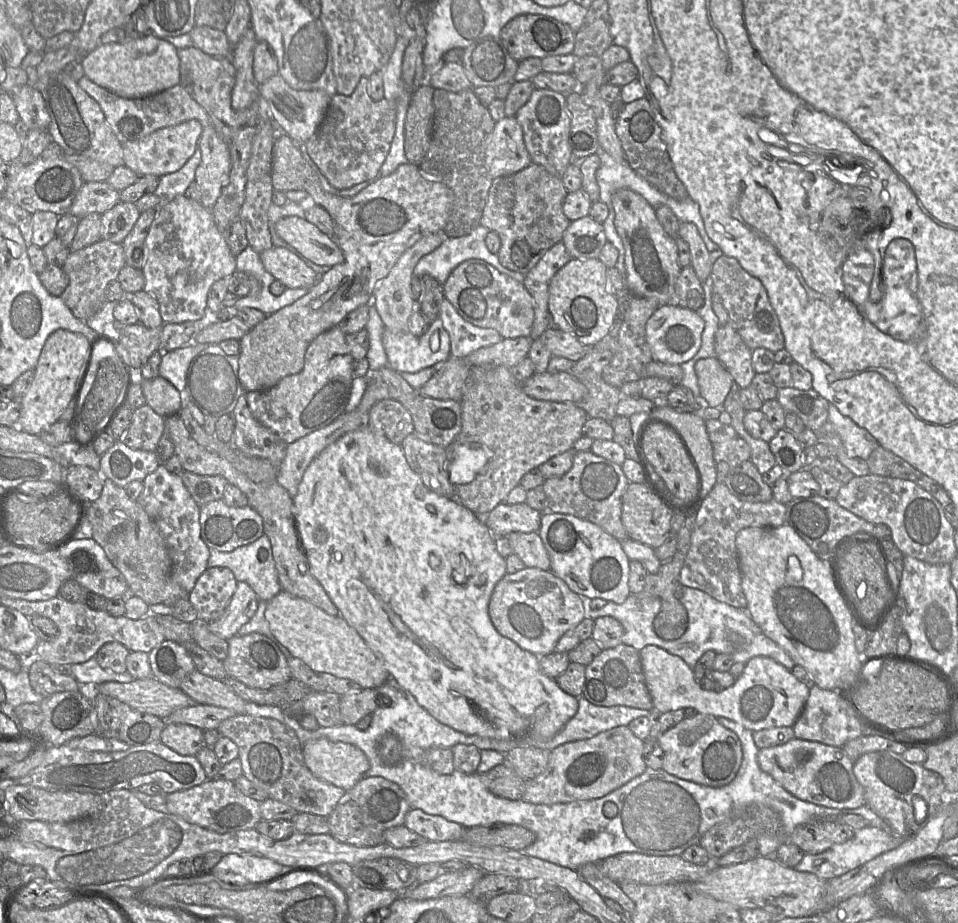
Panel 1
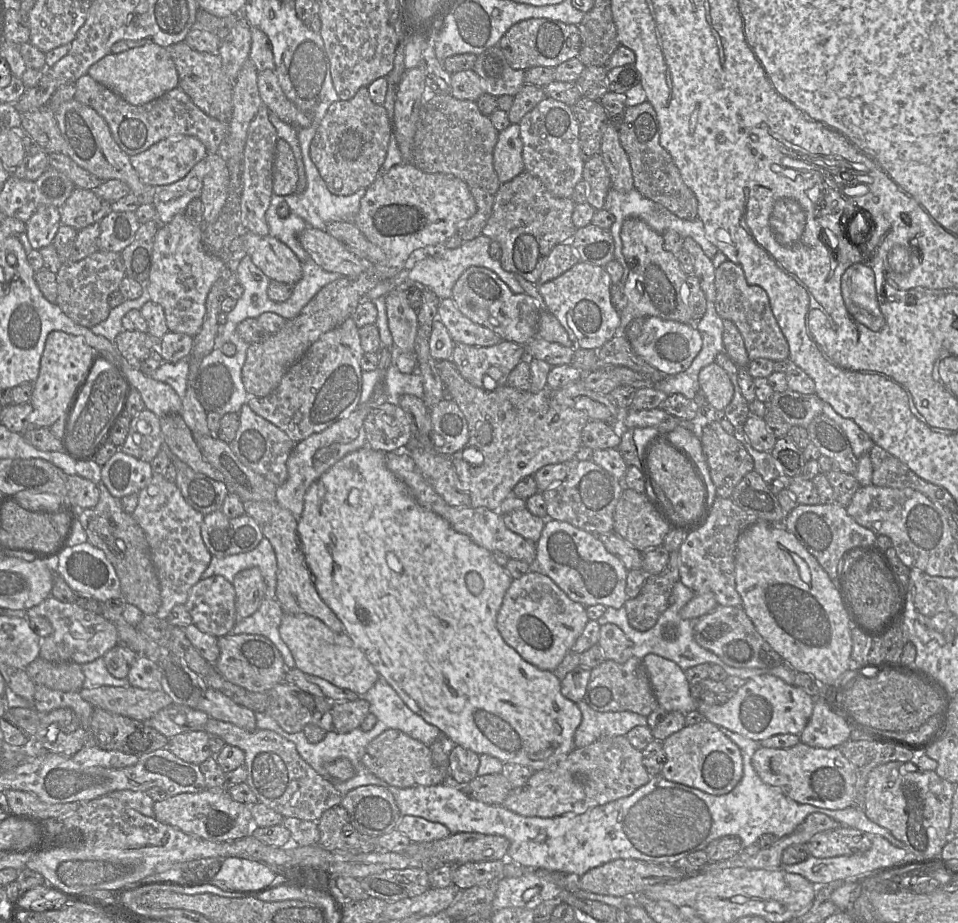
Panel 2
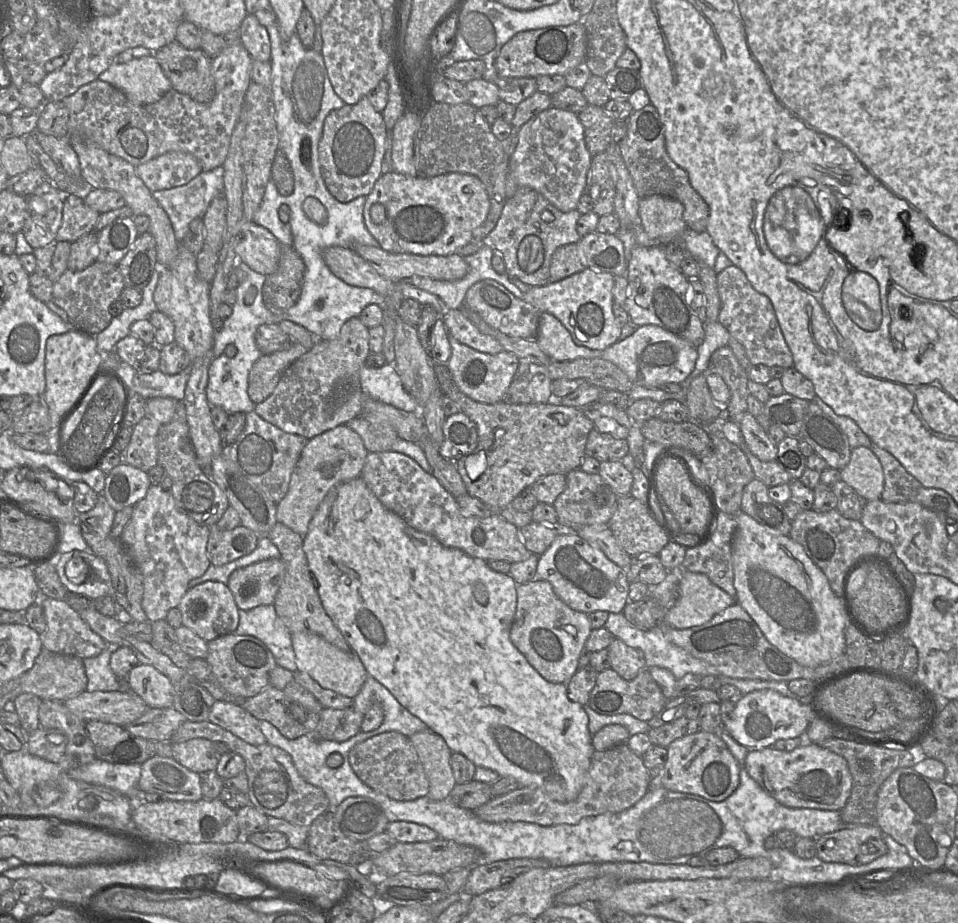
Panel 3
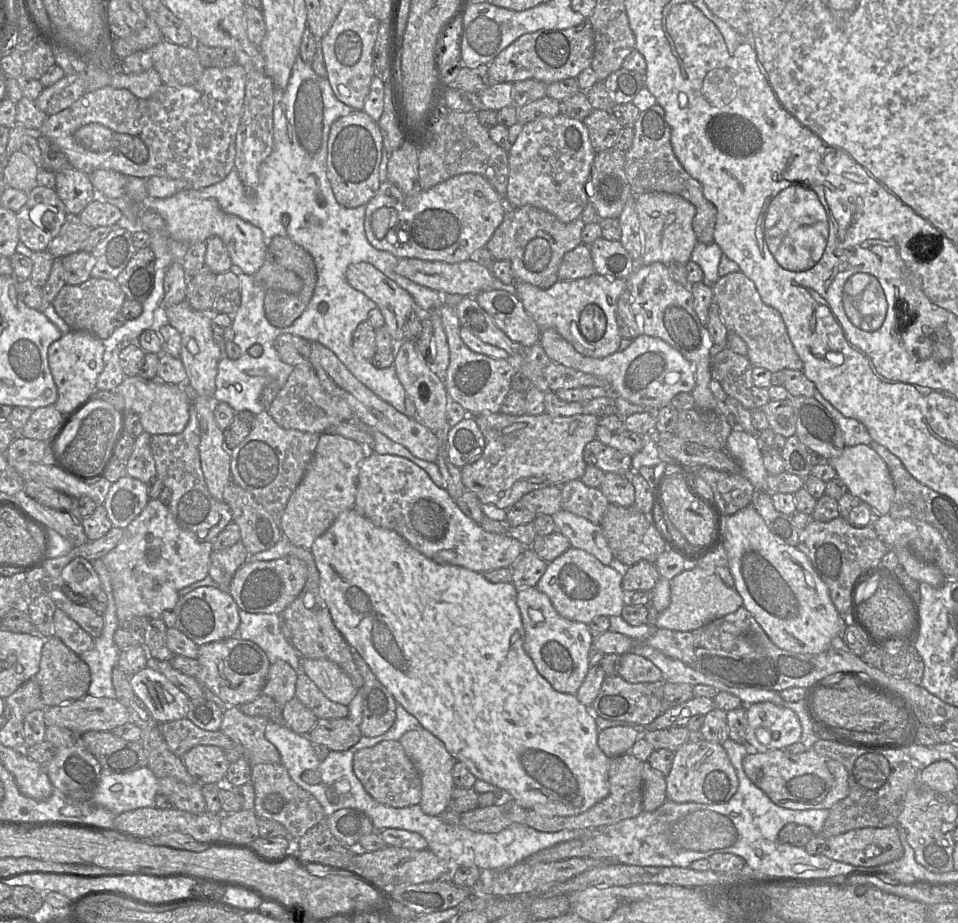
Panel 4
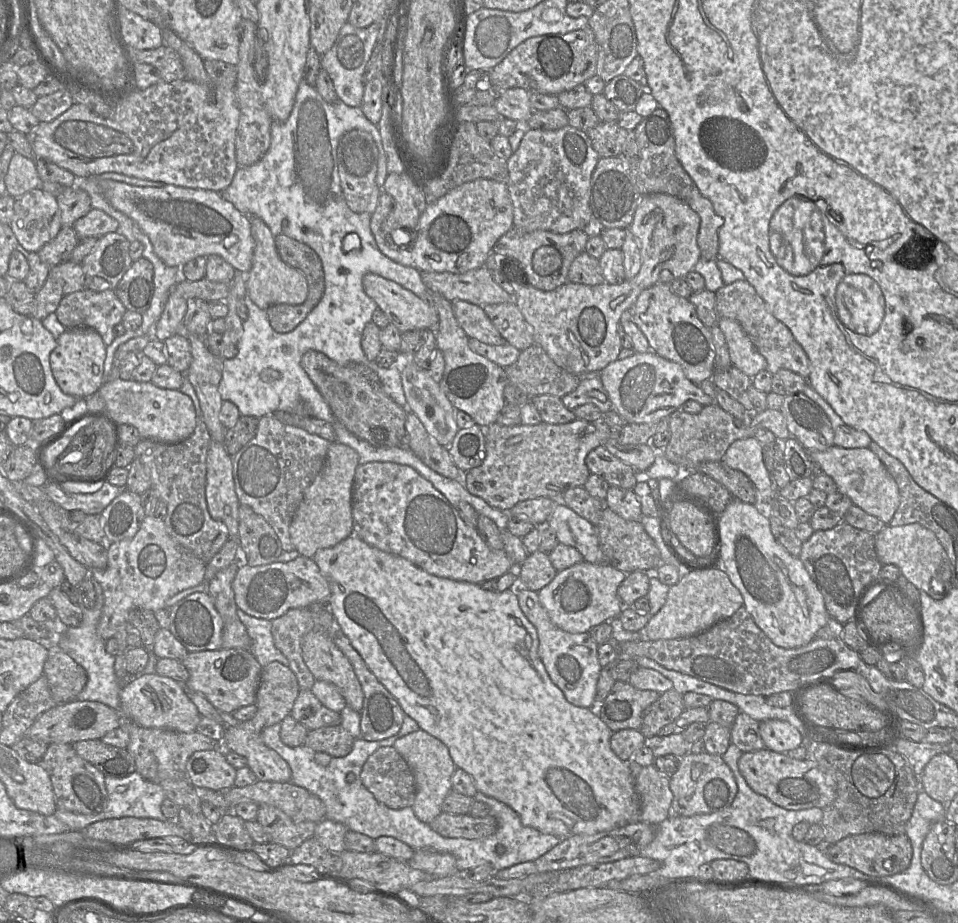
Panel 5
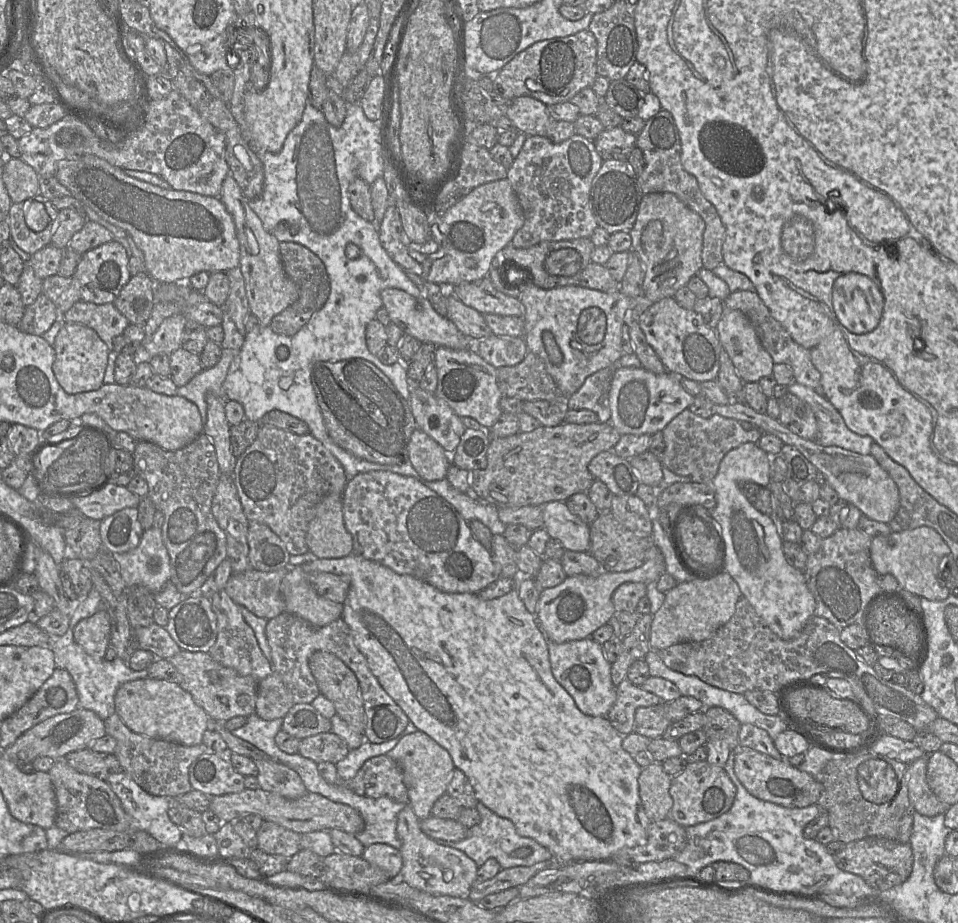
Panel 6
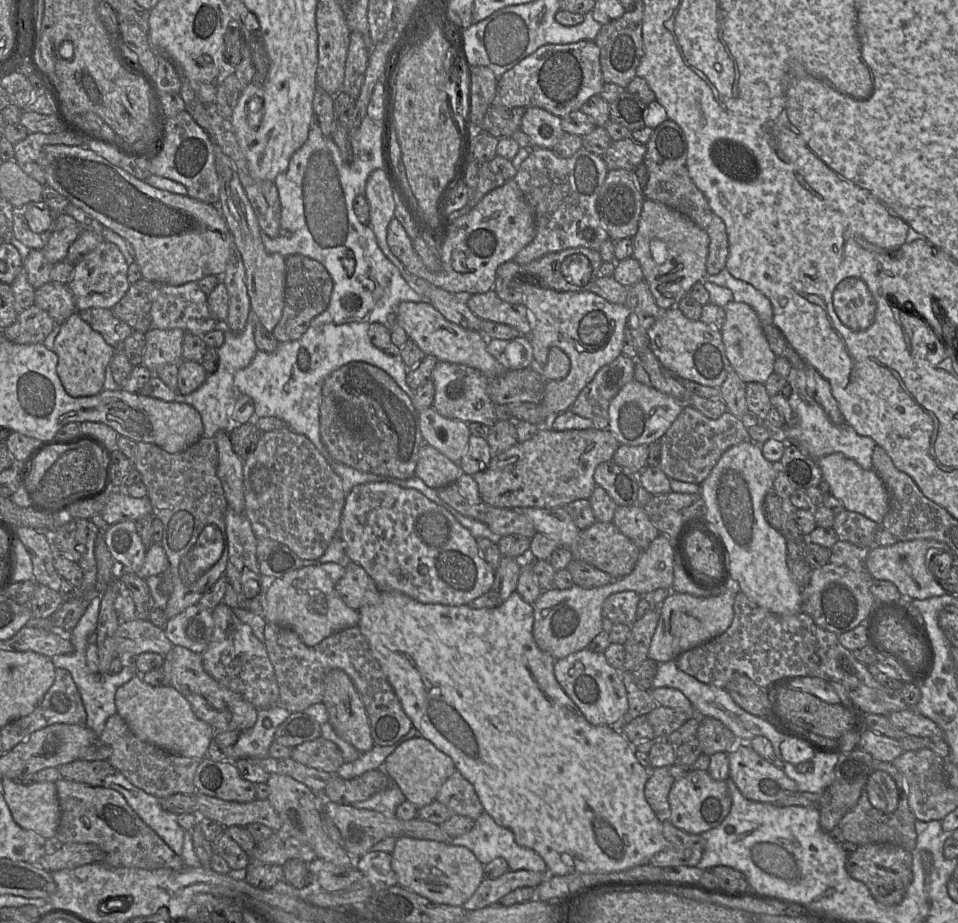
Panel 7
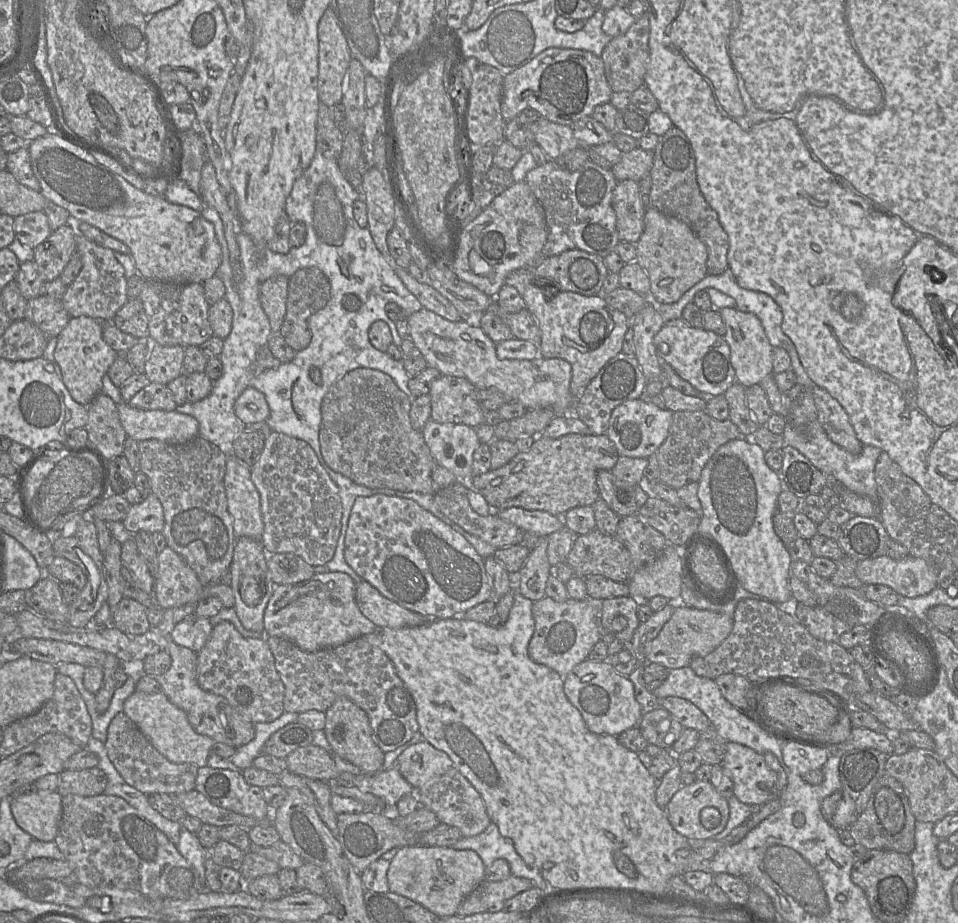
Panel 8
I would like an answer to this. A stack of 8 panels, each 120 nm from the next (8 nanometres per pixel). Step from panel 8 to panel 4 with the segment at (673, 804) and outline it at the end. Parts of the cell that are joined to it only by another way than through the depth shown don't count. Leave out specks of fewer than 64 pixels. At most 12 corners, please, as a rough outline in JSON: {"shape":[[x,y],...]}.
{"shape":[[680,746],[665,780],[676,803],[724,804],[739,787],[723,746]]}

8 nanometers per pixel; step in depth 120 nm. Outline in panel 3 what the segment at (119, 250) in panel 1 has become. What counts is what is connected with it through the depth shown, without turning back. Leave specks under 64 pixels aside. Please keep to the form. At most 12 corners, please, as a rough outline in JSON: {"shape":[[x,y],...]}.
{"shape":[[118,265],[67,269],[53,302],[76,330],[96,336],[124,287]]}

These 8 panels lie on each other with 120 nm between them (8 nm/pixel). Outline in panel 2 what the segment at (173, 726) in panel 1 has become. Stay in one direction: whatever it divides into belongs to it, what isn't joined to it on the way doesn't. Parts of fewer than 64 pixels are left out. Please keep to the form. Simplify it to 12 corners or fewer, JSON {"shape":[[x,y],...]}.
{"shape":[[204,730],[177,734],[166,748],[196,765],[214,756]]}

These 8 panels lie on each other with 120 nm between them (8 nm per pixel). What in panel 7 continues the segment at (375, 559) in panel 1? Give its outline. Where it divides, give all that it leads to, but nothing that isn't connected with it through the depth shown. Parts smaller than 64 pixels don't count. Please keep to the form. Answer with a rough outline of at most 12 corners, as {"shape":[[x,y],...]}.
{"shape":[[271,579],[307,646],[358,626],[413,726],[552,876],[666,847],[649,769],[590,724],[533,605],[354,610]]}

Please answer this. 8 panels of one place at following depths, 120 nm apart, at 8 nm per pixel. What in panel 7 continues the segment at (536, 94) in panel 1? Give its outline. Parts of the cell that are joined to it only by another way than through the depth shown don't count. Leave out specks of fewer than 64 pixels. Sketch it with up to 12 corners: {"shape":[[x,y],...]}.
{"shape":[[584,147],[531,150],[513,179],[533,209],[524,265],[609,239],[596,209],[608,171]]}

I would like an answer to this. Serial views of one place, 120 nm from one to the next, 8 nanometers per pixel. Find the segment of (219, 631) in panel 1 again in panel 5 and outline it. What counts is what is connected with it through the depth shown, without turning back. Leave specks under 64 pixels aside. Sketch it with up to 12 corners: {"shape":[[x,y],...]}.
{"shape":[[312,558],[239,563],[237,607],[274,620],[328,605],[331,588]]}

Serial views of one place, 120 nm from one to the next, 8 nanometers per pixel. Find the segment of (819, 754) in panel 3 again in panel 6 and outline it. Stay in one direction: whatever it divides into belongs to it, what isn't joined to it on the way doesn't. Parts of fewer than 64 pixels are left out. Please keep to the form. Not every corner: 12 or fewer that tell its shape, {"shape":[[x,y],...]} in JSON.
{"shape":[[741,746],[735,775],[754,797],[788,808],[817,804],[821,782]]}

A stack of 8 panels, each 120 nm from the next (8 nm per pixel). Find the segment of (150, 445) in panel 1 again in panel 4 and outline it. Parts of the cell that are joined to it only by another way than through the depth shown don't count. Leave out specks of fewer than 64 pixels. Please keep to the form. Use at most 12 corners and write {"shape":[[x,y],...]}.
{"shape":[[145,431],[126,462],[127,475],[146,484],[156,465]]}

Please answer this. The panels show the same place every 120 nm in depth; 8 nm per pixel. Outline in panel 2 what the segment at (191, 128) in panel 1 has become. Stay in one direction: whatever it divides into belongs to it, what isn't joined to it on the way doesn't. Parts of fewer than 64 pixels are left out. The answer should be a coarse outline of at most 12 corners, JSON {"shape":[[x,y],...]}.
{"shape":[[174,136],[130,156],[145,185],[183,179],[207,154]]}

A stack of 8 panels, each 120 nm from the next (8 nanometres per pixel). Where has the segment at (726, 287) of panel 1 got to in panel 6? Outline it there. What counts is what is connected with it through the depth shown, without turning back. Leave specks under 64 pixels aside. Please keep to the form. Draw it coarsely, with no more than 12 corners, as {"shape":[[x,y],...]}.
{"shape":[[734,291],[724,309],[749,318],[775,364],[821,392],[809,350],[793,340],[756,291]]}

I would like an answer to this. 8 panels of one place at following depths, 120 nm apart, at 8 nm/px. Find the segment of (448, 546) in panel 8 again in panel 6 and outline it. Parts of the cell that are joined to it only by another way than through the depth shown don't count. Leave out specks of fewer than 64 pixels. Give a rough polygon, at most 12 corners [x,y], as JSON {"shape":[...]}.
{"shape":[[360,473],[343,493],[354,551],[446,593],[498,565],[419,480]]}

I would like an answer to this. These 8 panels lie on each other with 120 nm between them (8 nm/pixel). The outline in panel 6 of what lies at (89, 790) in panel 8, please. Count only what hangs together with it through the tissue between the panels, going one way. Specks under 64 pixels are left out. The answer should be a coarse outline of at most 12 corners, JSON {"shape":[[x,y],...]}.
{"shape":[[85,748],[65,756],[76,771],[107,781],[123,769],[114,754]]}

